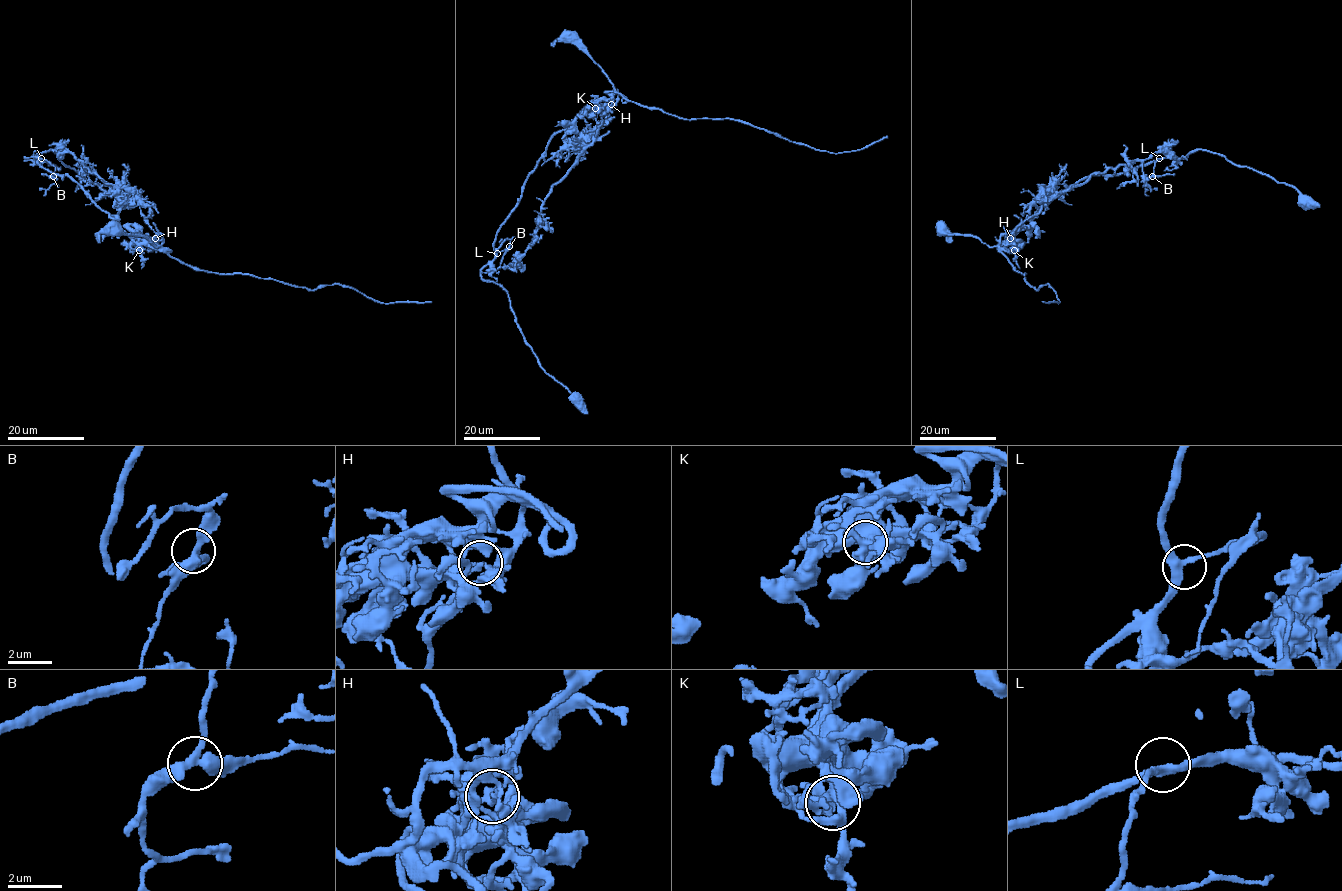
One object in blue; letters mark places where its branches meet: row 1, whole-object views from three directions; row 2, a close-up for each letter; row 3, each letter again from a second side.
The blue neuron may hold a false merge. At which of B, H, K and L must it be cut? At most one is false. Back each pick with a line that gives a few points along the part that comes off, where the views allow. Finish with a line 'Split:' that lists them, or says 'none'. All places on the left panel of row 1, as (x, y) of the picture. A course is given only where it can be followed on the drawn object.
H: Course of the part to remove: (154, 238), (158, 235), (146, 222), (138, 200), (132, 200), (92, 173), (56, 144), (49, 146)
Split: H

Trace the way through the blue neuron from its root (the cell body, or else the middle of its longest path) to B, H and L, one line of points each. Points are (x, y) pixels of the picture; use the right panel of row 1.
B: (943, 228), (973, 235), (989, 246), (1002, 246), (1043, 205), (1089, 175), (1121, 174), (1158, 159), (1152, 176)
H: (943, 228), (952, 234), (973, 235), (989, 246), (1002, 246), (1010, 238)
L: (943, 228), (952, 234), (973, 235), (989, 246), (1006, 245), (1043, 205), (1081, 179), (1121, 174), (1159, 158)

